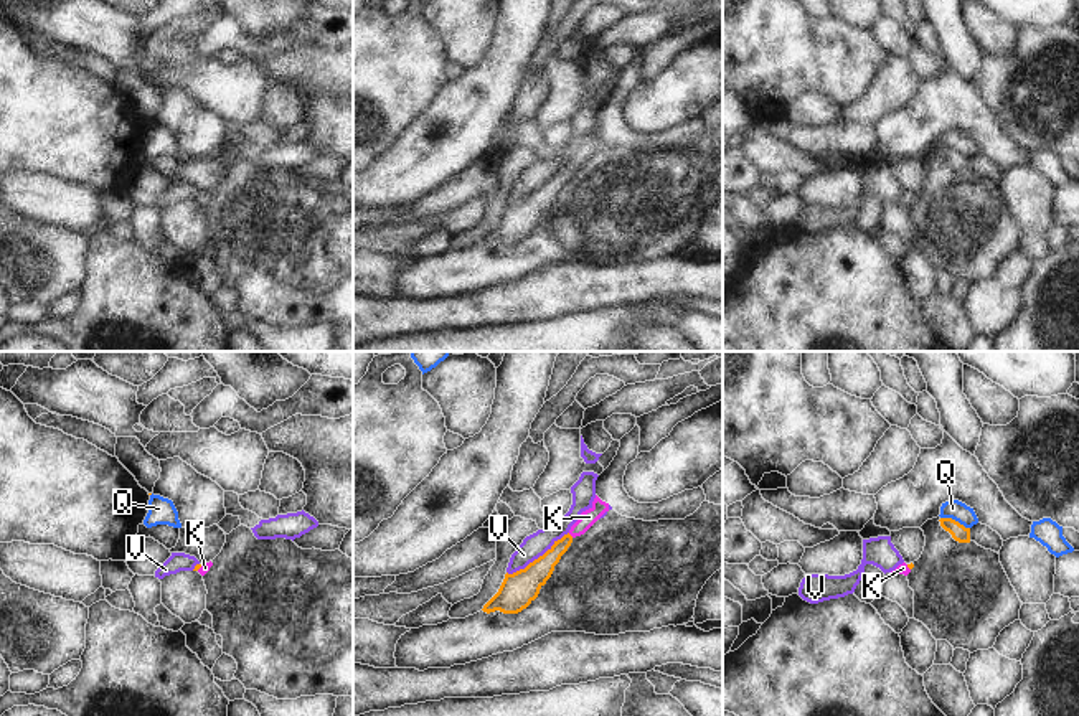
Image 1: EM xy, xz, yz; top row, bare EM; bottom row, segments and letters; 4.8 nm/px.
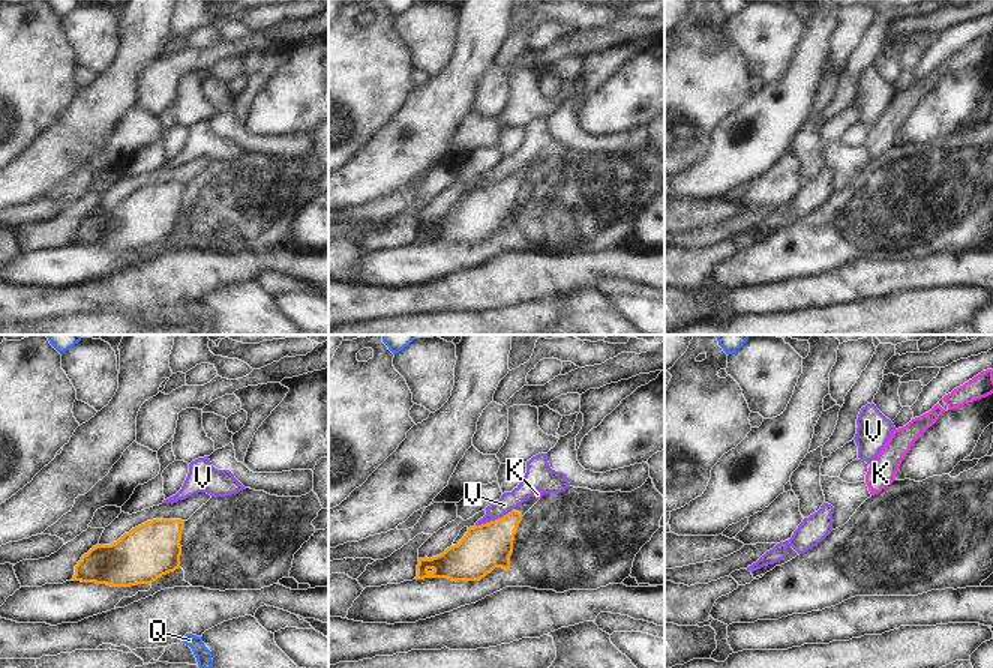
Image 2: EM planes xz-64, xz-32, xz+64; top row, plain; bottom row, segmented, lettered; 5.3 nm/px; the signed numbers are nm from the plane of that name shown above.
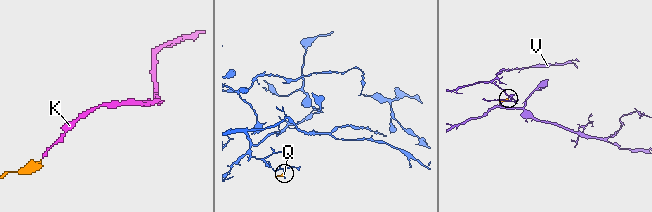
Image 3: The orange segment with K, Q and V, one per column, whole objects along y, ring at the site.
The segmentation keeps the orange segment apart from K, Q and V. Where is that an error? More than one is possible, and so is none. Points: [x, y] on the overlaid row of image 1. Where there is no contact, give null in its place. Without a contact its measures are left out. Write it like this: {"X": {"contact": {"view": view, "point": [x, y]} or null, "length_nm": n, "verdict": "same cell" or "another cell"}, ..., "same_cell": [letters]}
{"K": {"contact": {"view": "xz", "point": [570, 535]}, "length_nm": 40, "verdict": "same cell"}, "Q": {"contact": {"view": "yz", "point": [954, 520]}, "length_nm": 160, "verdict": "another cell"}, "V": {"contact": {"view": "xz", "point": [538, 558]}, "length_nm": 360, "verdict": "another cell"}, "same_cell": ["K"]}

